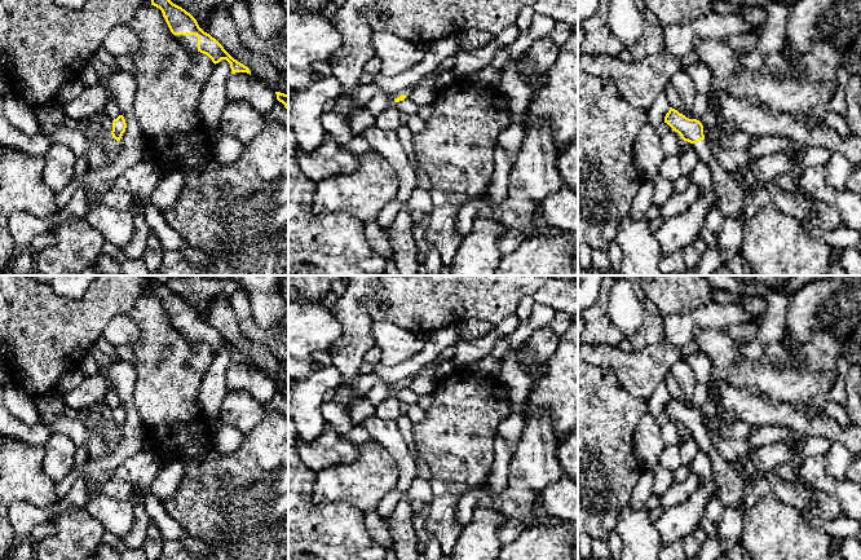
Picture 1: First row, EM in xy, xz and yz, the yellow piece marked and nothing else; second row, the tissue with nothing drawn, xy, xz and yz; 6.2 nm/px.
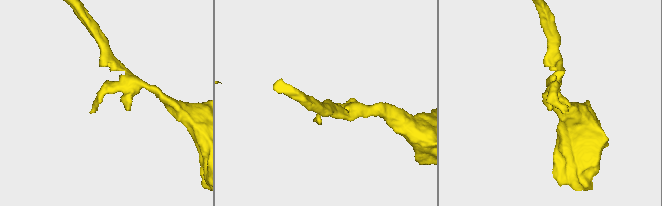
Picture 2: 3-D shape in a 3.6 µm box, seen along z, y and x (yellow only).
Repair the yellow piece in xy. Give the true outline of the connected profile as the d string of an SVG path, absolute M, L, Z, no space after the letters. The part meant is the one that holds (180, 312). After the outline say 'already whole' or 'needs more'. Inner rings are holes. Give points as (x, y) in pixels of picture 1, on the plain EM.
M155 279L149 282L149 287L151 288L151 295L162 300L175 328L189 343L200 341L207 344L215 354L221 349L226 349L230 353L231 363L247 362L251 365L250 358L234 349L215 327L204 322L190 303Z | needs more

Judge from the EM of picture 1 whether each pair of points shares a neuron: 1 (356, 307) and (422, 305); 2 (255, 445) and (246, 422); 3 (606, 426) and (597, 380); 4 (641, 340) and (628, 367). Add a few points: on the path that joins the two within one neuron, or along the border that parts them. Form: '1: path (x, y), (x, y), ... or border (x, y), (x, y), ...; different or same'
1: border (375, 289), (375, 292), (366, 303), (372, 320); different
2: border (266, 410), (266, 414), (244, 435); different
3: path (597, 414), (597, 392); same
4: border (665, 339), (650, 345), (631, 349); different

